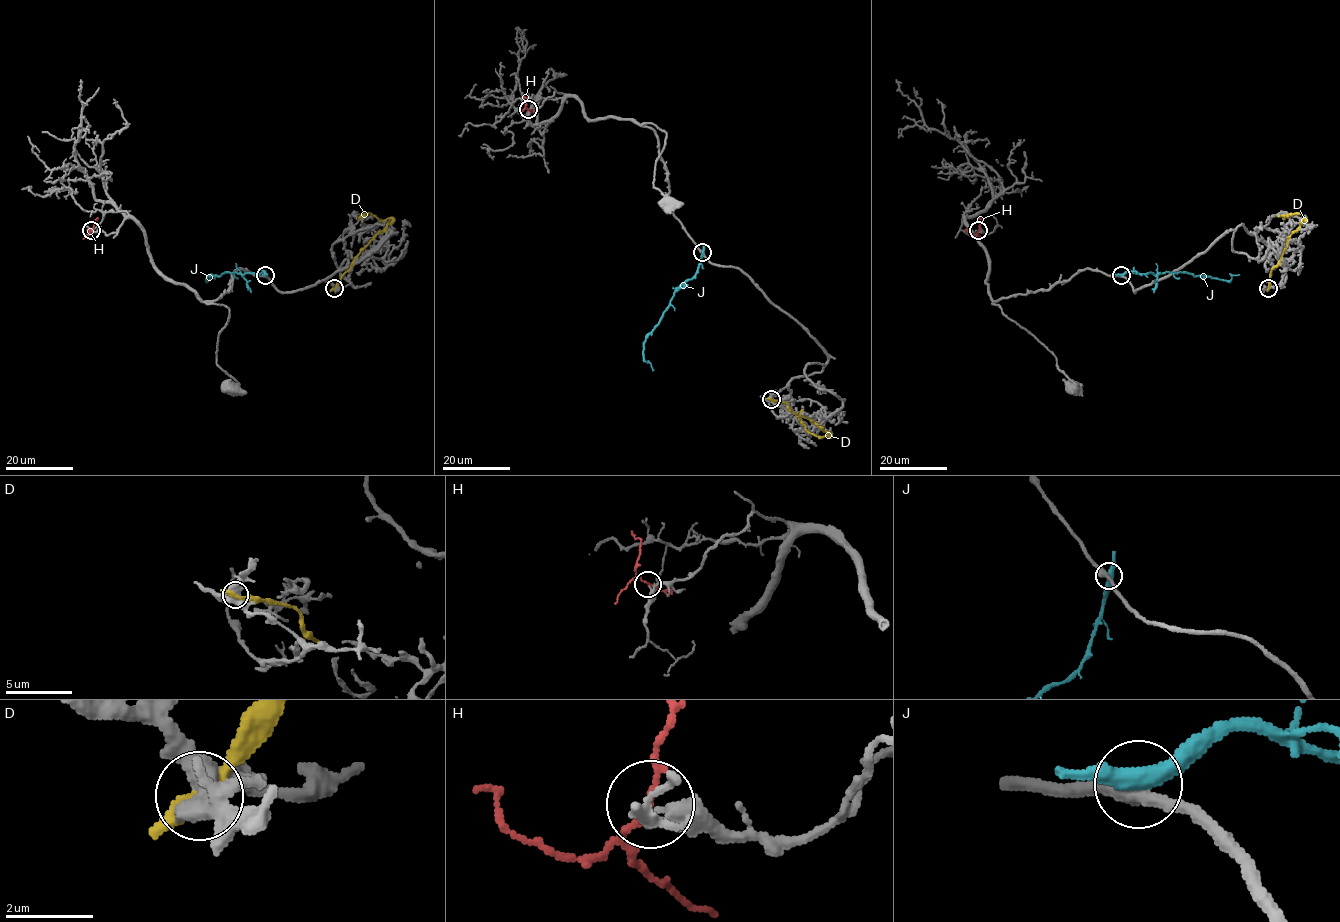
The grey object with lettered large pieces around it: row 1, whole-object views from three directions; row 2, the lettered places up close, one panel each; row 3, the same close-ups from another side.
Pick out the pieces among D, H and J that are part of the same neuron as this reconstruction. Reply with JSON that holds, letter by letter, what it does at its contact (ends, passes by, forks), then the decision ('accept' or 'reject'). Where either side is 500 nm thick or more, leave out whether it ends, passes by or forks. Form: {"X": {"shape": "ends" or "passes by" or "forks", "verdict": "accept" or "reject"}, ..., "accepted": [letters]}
{"D": {"shape": "passes by", "verdict": "reject"}, "H": {"shape": "passes by", "verdict": "accept"}, "J": {"shape": "passes by", "verdict": "reject"}, "accepted": ["H"]}

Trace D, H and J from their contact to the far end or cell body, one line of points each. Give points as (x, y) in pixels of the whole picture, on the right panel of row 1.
D: (1268, 288), (1271, 270), (1277, 263), (1288, 237), (1305, 220), (1300, 214), (1277, 216)
H: (978, 231), (970, 234), (965, 230)
J: (1121, 275), (1128, 271), (1155, 274), (1187, 272), (1228, 280), (1239, 274)

